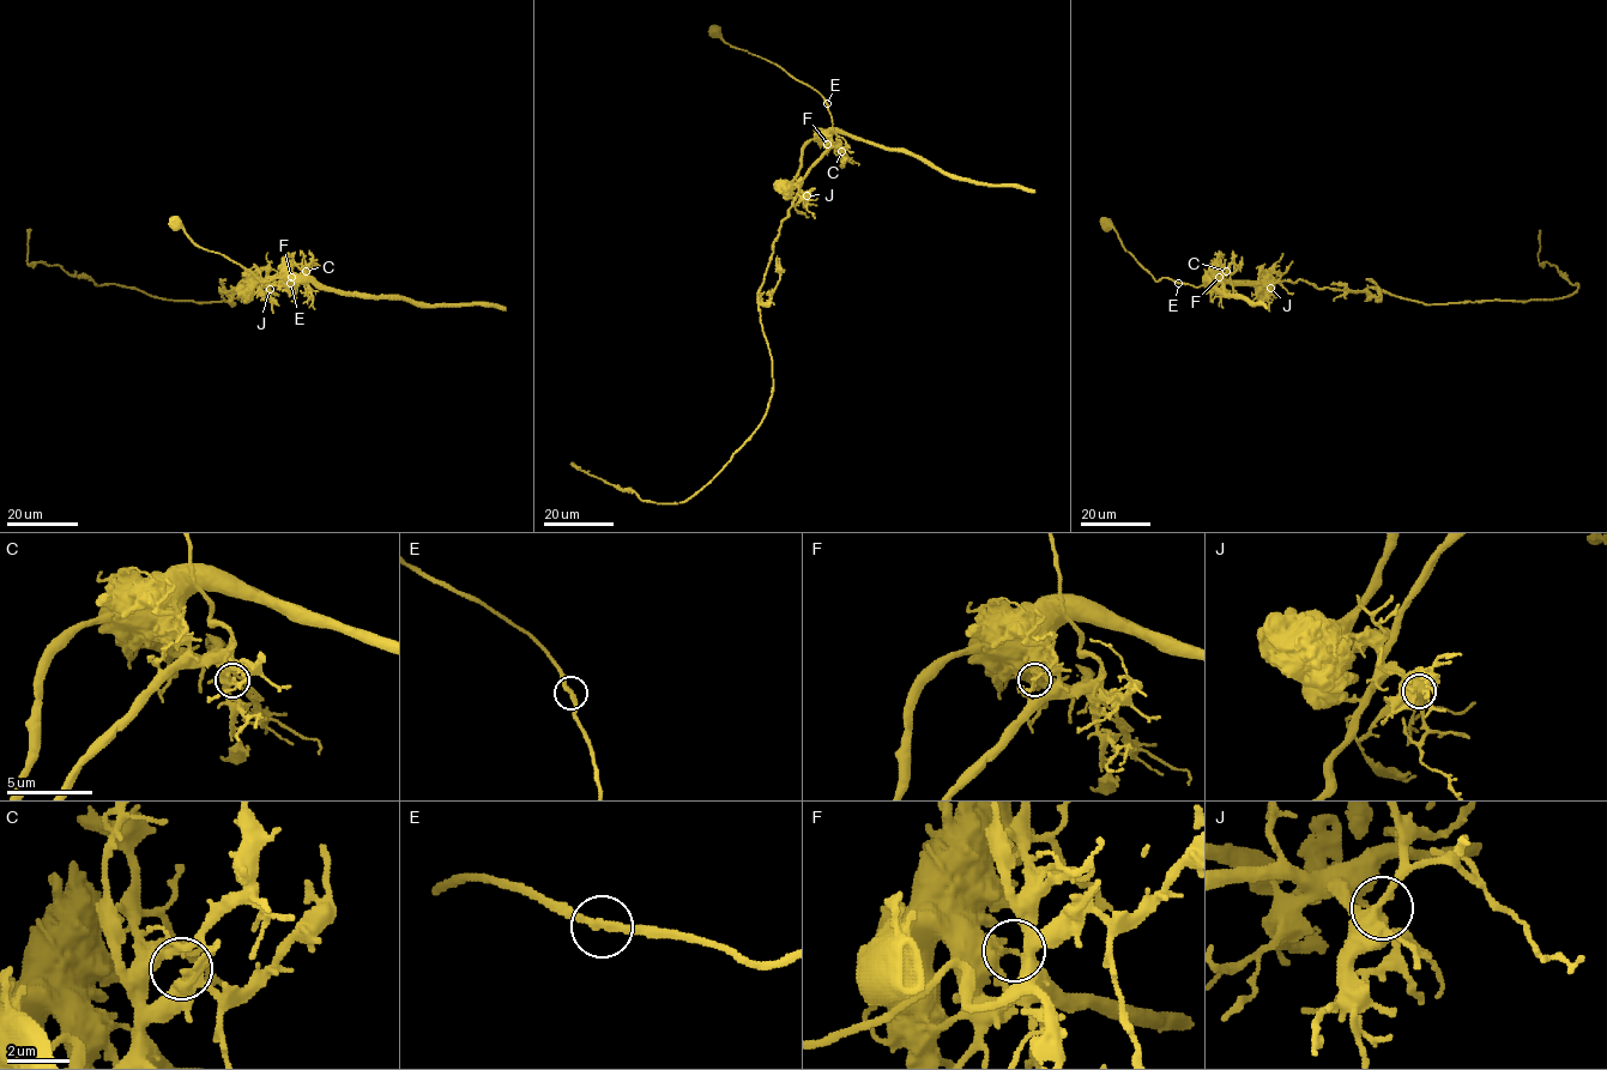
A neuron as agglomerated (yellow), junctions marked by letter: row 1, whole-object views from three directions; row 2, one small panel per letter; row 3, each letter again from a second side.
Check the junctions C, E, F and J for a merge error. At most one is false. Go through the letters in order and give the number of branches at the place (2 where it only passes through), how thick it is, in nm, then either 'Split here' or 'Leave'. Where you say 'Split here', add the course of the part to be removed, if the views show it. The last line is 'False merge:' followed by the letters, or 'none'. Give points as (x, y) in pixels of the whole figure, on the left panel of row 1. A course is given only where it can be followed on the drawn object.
C: Branches: 3. Thickness 340 nm. Leave
E: Branches: 2. Thickness 240 nm. Leave
F: Branches: 2. Thickness 380 nm. Split here. Course of the part to remove: (291, 277), (219, 289), (231, 306), (174, 301), (29, 264), (30, 229)
J: Branches: 2. Thickness 500 nm. Leave
False merge: F

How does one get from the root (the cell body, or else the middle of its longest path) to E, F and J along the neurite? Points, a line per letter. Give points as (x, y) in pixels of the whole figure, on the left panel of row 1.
E: (174, 223), (199, 247), (228, 258), (260, 280), (283, 278), (290, 283)
F: (174, 223), (199, 247), (228, 258), (263, 282), (283, 278), (296, 288), (296, 279), (291, 277)
J: (174, 223), (199, 247), (228, 258), (263, 282), (283, 278), (296, 288), (297, 284), (263, 285), (270, 289)

